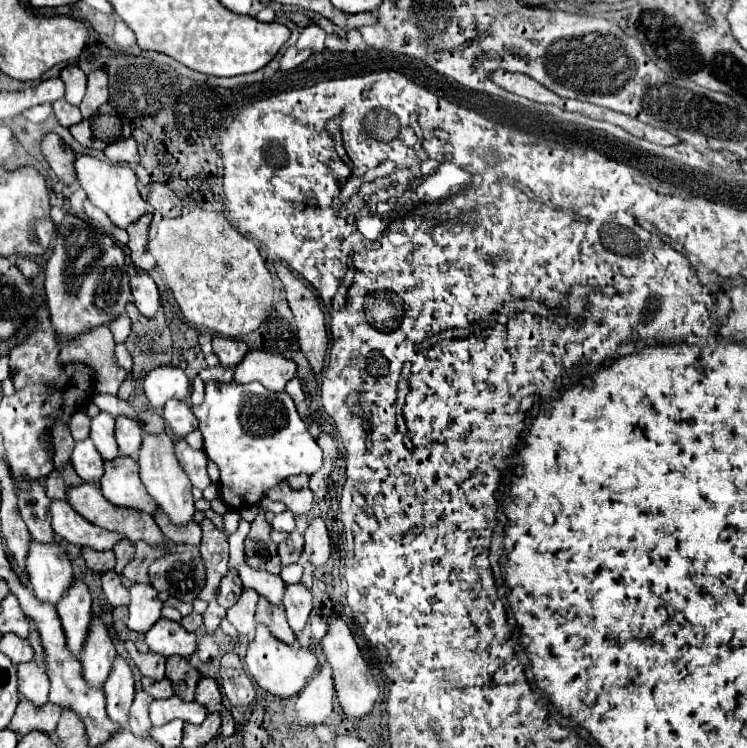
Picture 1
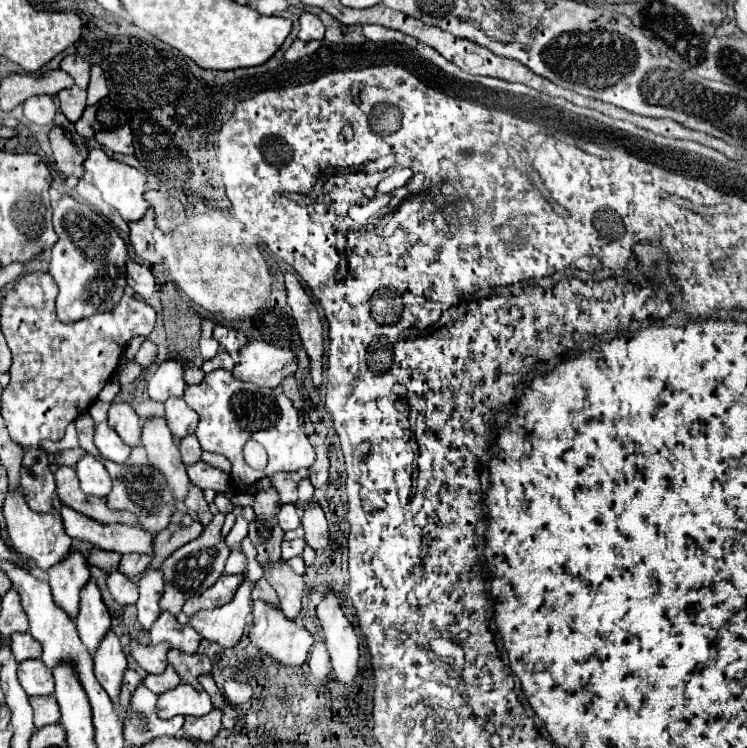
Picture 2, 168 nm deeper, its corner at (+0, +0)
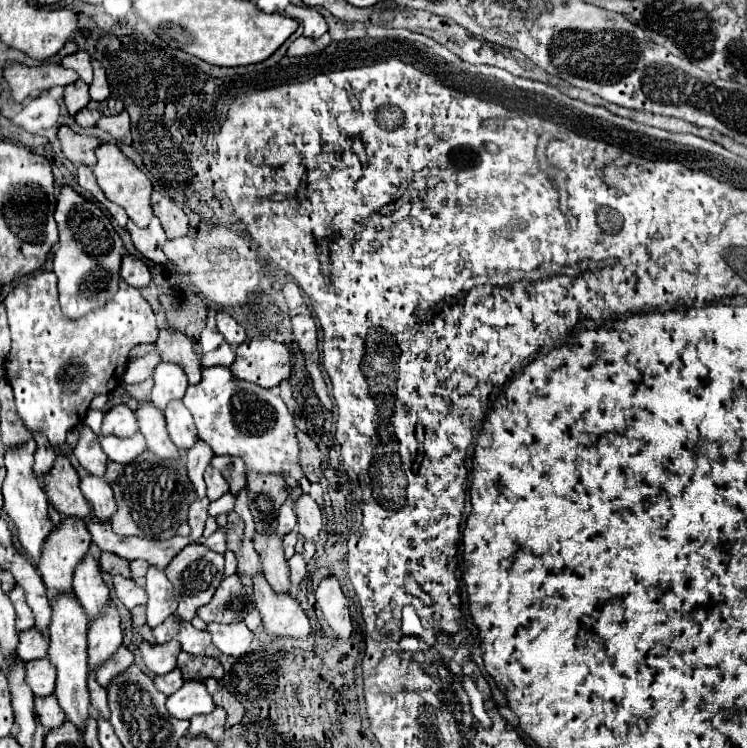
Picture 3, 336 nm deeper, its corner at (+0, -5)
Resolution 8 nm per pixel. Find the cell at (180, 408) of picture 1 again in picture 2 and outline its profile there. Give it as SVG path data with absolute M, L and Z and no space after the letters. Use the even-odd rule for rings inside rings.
M170 397L166 403L166 423L174 435L174 439L184 439L186 435L192 435L198 427L198 415L194 409L186 405L180 397Z

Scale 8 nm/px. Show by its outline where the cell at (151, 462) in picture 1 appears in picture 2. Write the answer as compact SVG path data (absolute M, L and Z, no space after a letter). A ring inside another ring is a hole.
M150 417L144 421L142 425L142 445L148 451L148 461L158 467L172 491L176 499L184 499L186 491L188 491L188 475L186 475L186 467L180 459L180 451L178 445L174 443L170 429L164 421L164 417Z

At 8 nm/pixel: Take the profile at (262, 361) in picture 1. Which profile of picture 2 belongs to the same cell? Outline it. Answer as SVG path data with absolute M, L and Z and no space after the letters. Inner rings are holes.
M248 341L240 349L232 373L236 379L250 381L258 387L278 387L296 371L296 357L290 349L280 349L264 341Z

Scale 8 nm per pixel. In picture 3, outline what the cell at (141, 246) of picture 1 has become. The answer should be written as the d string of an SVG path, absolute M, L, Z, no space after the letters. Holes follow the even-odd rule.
M152 218L148 228L138 228L132 220L128 220L126 228L128 228L130 236L132 236L132 242L134 242L136 250L144 258L148 258L148 260L152 260L156 264L164 264L166 262L166 254L162 252L162 246L166 242L166 234L164 234L162 224L160 224L158 218Z

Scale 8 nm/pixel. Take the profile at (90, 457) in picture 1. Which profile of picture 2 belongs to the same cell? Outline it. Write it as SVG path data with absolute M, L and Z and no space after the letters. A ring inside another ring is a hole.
M84 455L76 465L76 475L80 479L80 487L88 495L106 497L112 489L112 479L104 467L104 461L94 455Z

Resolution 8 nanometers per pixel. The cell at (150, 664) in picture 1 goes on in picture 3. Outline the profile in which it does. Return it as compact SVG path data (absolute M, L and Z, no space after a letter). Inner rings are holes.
M176 640L166 642L166 644L142 642L140 644L140 654L142 654L142 660L144 660L146 668L152 674L162 676L162 674L168 674L170 670L176 668L176 658L180 654L180 644Z

